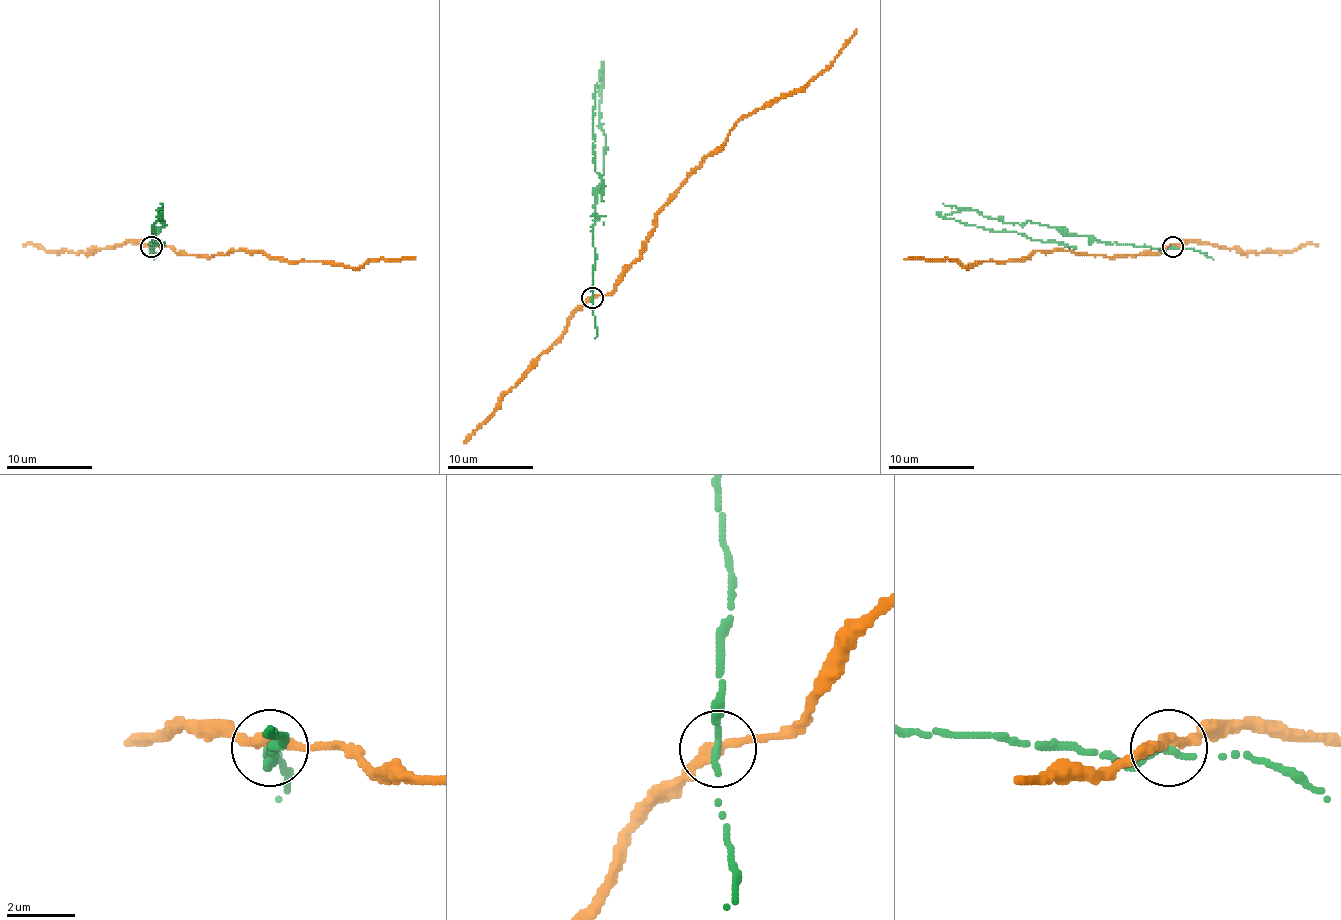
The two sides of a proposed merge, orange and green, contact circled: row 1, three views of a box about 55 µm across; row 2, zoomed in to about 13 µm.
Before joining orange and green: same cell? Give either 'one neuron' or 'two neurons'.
two neurons

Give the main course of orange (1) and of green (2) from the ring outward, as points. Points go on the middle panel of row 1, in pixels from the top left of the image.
1: (593, 299), (608, 295), (640, 256), (655, 216), (730, 130), (760, 108), (800, 91), (856, 29)
2: (593, 297), (595, 188), (605, 145), (599, 113), (601, 70), (593, 149), (603, 201)

